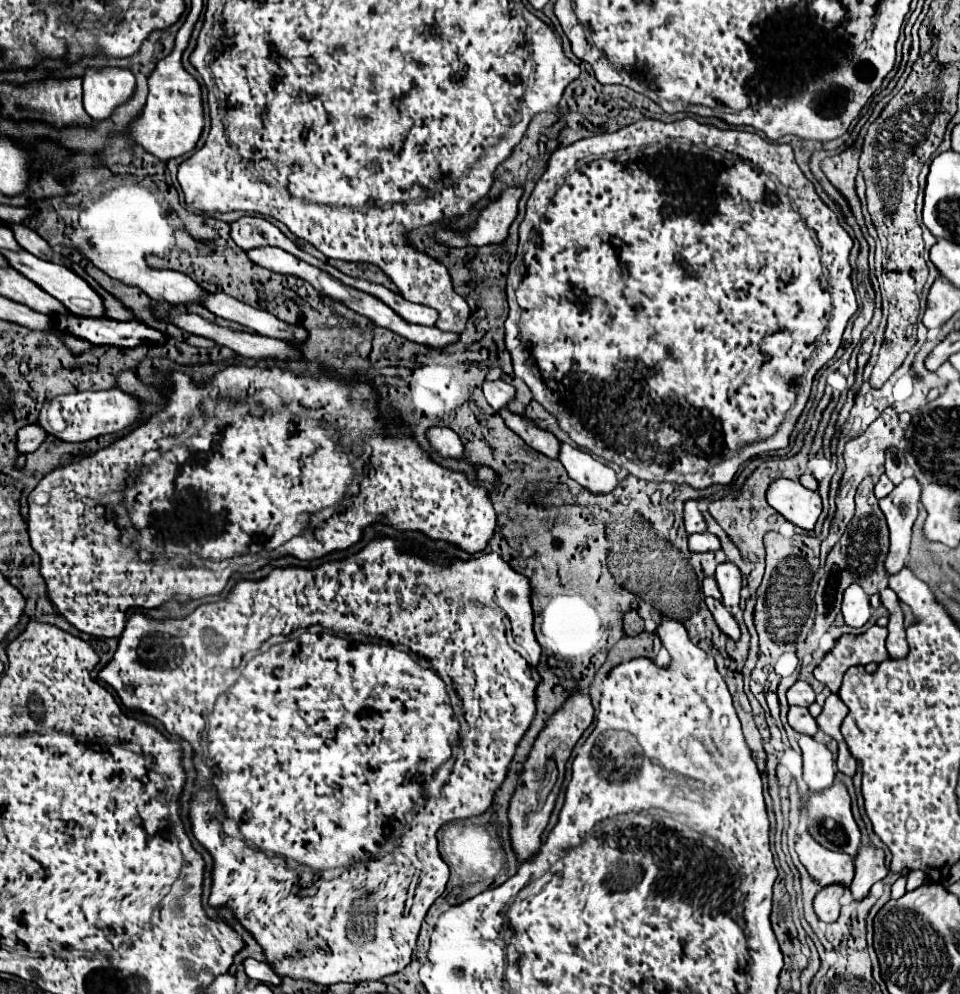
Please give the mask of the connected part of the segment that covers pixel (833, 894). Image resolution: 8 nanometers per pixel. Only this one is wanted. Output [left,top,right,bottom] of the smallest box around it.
[813,885,845,923]

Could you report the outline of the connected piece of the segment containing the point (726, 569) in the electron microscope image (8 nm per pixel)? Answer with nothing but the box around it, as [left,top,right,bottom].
[715,561,743,607]

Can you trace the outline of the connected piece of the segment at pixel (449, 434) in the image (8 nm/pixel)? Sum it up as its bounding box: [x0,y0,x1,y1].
[427,427,465,459]

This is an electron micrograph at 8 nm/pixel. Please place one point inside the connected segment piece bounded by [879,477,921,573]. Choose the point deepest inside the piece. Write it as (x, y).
(901, 506)

